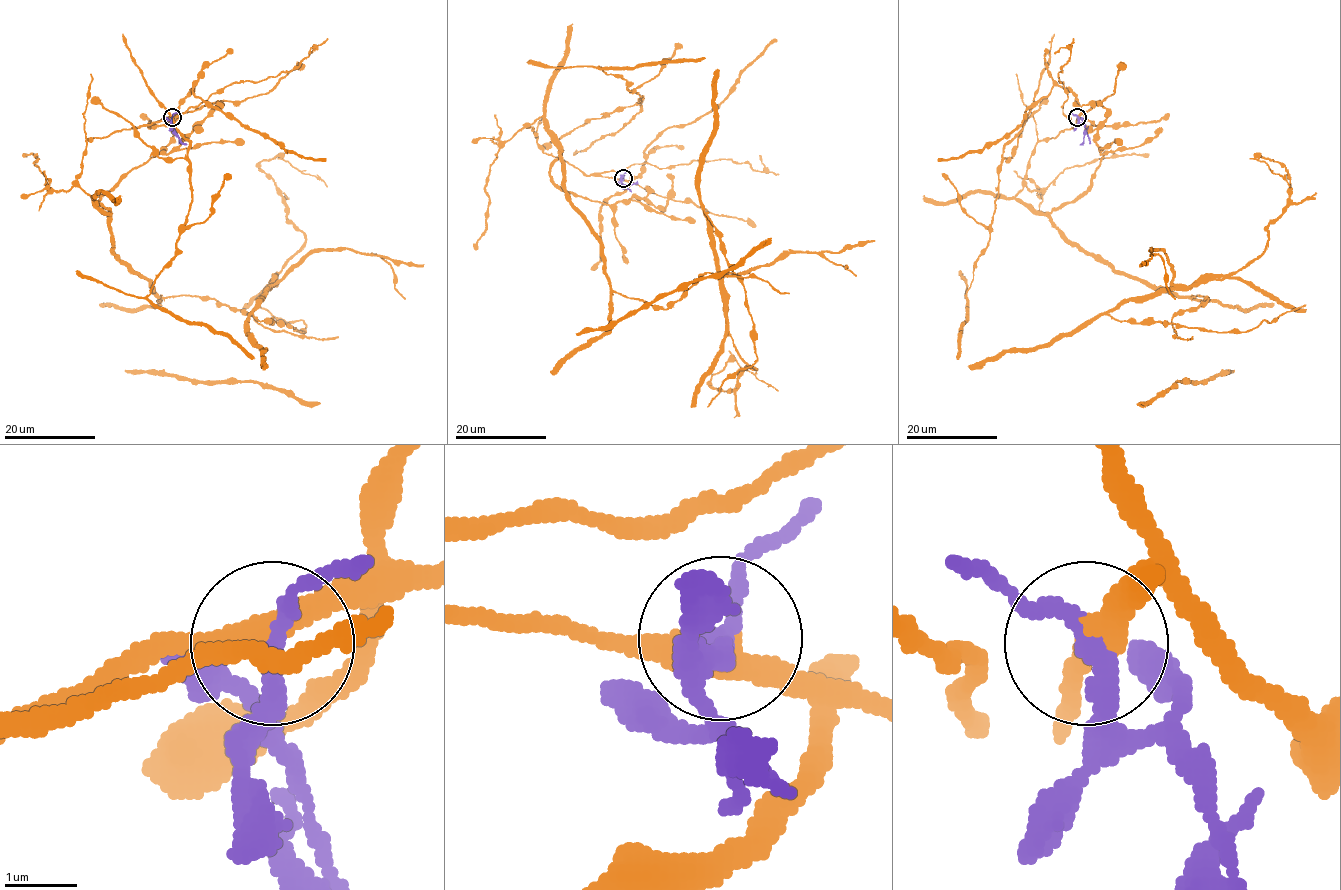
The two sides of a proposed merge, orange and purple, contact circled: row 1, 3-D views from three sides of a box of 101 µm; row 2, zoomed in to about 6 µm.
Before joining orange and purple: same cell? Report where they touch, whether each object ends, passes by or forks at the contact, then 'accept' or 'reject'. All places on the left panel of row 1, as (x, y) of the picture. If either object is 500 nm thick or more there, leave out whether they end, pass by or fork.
(172, 117) | orange passes by | purple passes by | reject

